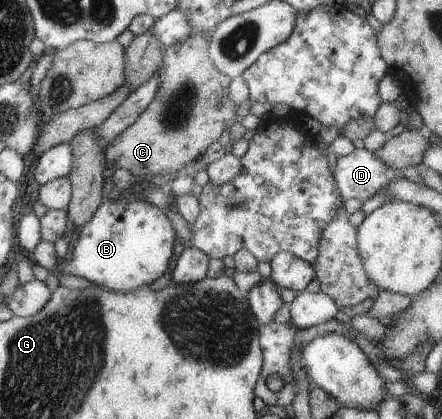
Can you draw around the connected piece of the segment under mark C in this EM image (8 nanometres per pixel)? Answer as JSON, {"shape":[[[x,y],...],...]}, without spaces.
{"shape":[[[207,29],[202,33],[197,33],[196,35],[189,35],[187,38],[179,41],[177,44],[169,45],[163,49],[162,63],[160,64],[160,71],[158,72],[158,85],[156,91],[154,92],[154,98],[149,101],[149,104],[145,107],[145,110],[130,124],[122,130],[107,146],[103,152],[103,162],[105,167],[114,170],[115,168],[123,168],[127,170],[129,174],[133,176],[144,177],[144,174],[162,174],[168,178],[171,178],[173,172],[177,172],[185,166],[185,164],[191,162],[198,158],[199,155],[212,143],[217,141],[219,136],[223,134],[224,130],[229,129],[232,124],[239,122],[239,118],[235,111],[237,106],[235,106],[229,97],[227,97],[227,85],[231,82],[231,79],[222,72],[217,70],[217,67],[212,63],[211,57],[208,53],[208,44],[210,36],[212,35],[213,29]]]}

